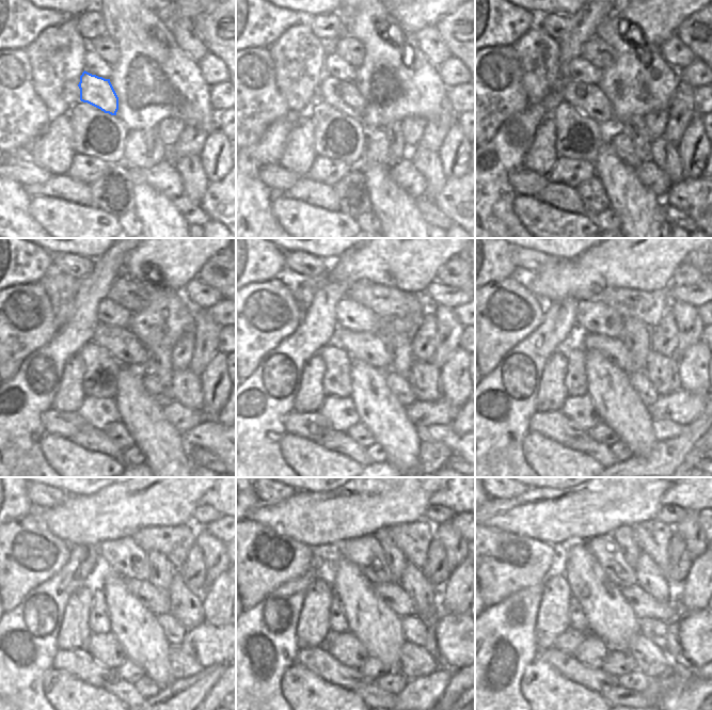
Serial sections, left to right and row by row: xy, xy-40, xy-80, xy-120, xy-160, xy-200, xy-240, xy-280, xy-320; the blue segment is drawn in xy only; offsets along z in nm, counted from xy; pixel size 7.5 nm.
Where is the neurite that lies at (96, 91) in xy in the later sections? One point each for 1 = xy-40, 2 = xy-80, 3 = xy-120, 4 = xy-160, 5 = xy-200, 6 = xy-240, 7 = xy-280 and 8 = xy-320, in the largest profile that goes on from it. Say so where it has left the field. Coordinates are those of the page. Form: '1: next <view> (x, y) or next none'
1: next xy-40 (343, 95)
2: next xy-80 (588, 98)
3: next xy-120 (122, 344)
4: next xy-160 (367, 347)
5: next xy-200 (613, 348)
6: next xy-240 (157, 600)
7: next xy-280 (392, 594)
8: next xy-320 (643, 604)

